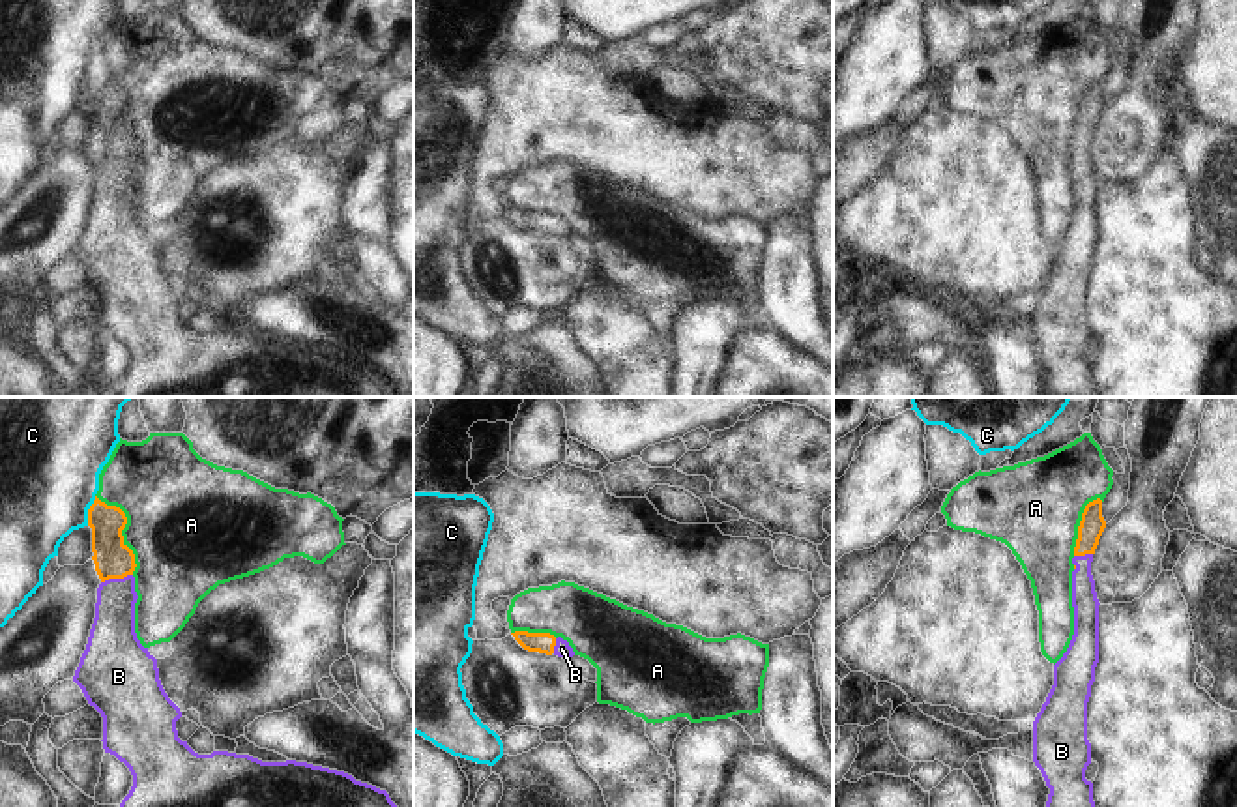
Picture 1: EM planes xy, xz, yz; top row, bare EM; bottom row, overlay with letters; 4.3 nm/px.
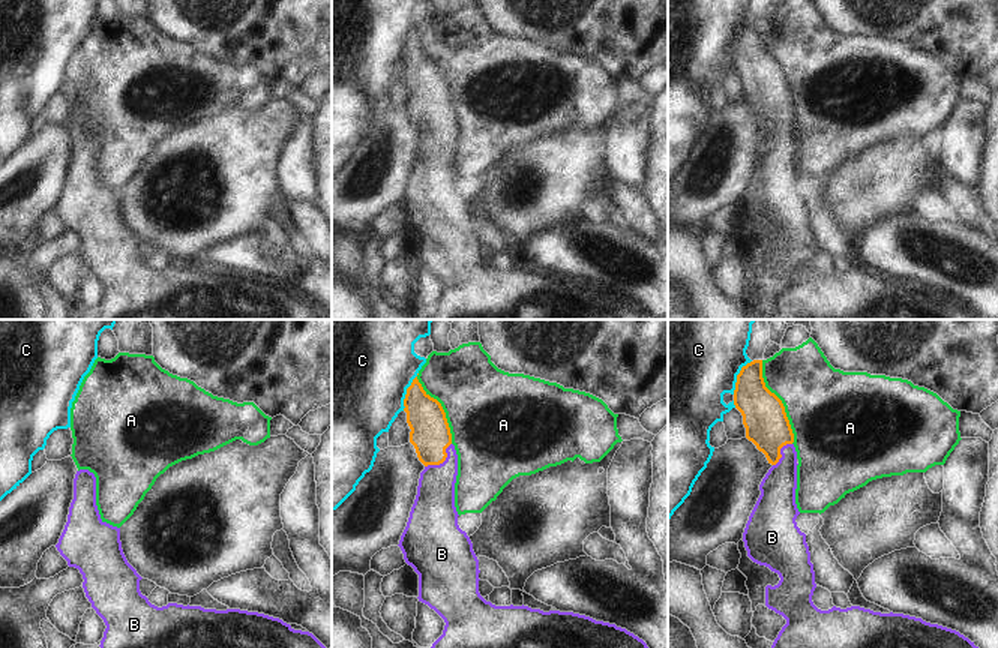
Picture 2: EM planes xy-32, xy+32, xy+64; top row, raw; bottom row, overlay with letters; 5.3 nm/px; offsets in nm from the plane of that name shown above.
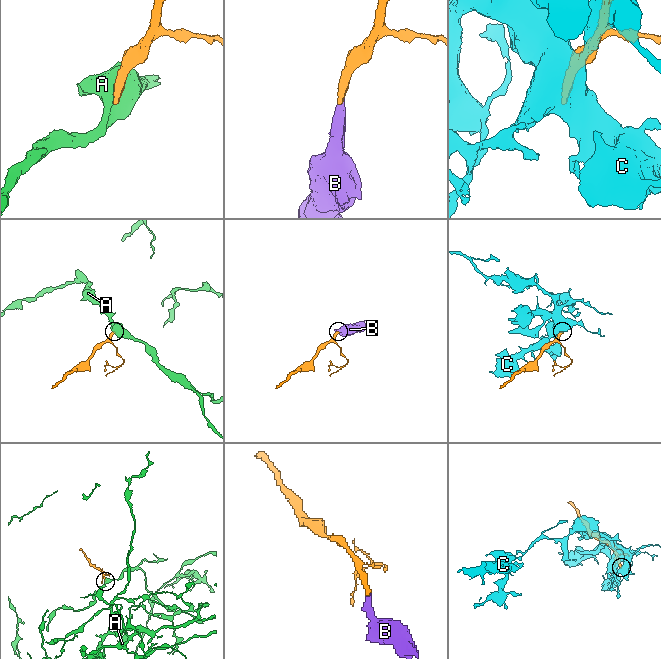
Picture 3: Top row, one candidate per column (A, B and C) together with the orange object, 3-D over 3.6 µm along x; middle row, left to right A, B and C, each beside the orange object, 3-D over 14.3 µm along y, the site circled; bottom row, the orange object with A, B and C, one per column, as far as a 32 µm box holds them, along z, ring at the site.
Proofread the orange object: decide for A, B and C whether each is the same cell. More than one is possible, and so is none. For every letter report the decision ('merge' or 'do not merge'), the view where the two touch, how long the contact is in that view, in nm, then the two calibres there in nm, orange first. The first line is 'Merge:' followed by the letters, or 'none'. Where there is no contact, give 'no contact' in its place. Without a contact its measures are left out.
Merge: B
A: do not merge; contact in xy; length 380 nm; calibres 160 and 460 nm
B: merge; contact in xy; length 140 nm; calibres 160 and 190 nm
C: do not merge; contact in xy; length 130 nm; calibres 160 and 440 nm

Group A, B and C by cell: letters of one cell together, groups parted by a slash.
A / B / C

